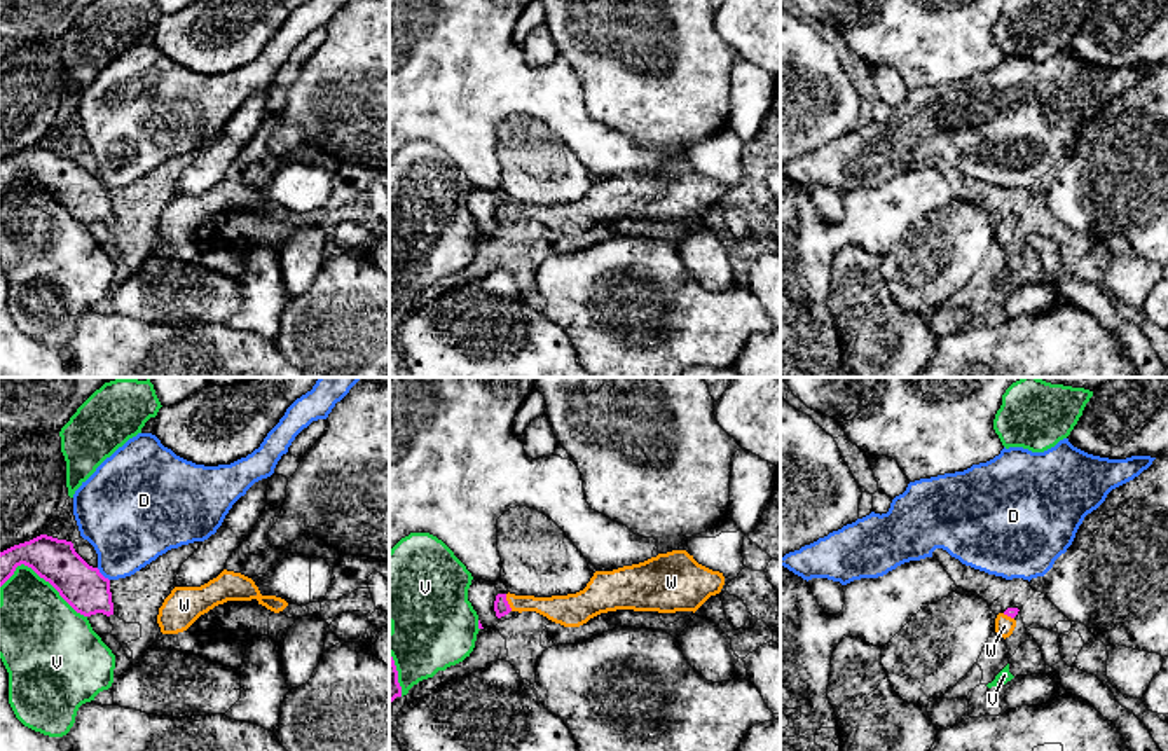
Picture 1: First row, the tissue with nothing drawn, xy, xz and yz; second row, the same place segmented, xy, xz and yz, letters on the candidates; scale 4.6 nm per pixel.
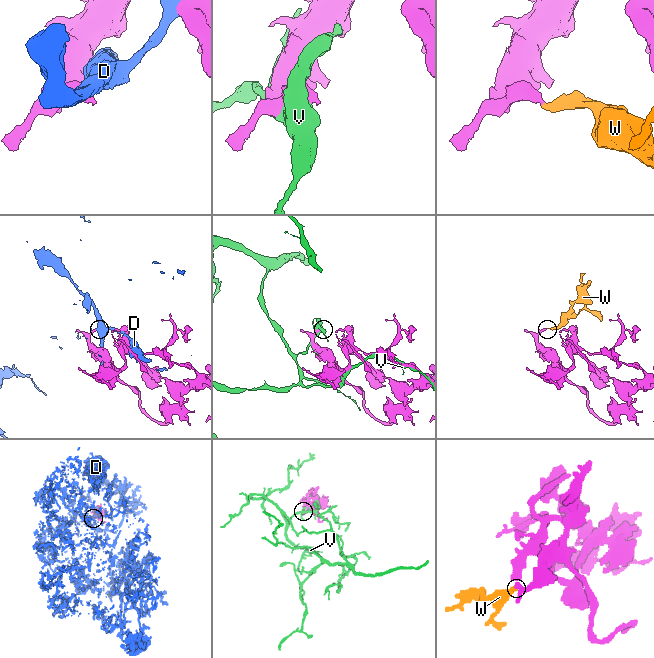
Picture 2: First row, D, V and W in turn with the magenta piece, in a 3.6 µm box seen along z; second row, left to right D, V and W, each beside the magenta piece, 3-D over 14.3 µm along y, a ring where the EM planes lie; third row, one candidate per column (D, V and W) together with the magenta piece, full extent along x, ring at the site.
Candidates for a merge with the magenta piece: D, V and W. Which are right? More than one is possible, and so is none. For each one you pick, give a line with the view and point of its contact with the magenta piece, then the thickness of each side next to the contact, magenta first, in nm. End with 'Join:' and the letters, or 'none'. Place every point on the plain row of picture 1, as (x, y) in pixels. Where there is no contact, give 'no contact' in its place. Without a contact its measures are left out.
W: contact xz (507, 212); calibres 70 and 130 nm
Join: W

